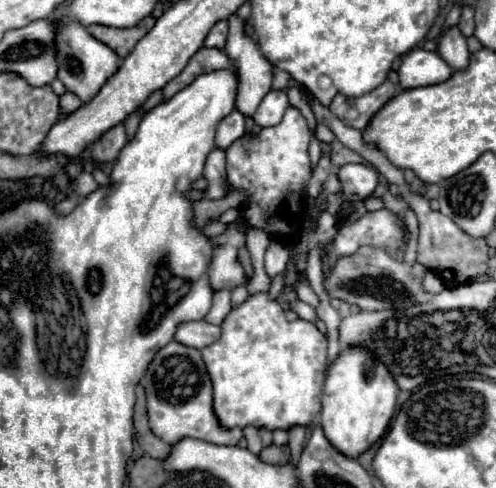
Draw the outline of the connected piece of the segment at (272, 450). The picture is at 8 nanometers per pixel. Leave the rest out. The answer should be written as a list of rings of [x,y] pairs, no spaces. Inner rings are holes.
[[[270,444],[260,452],[260,458],[268,464],[286,464],[290,460],[290,450],[288,450],[288,446]]]

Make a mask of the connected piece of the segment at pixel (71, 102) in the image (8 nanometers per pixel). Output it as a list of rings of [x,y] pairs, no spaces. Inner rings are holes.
[[[66,92],[64,96],[60,96],[60,110],[62,114],[70,114],[70,112],[76,112],[78,108],[82,106],[82,100],[78,100],[78,96],[74,96],[72,92]]]

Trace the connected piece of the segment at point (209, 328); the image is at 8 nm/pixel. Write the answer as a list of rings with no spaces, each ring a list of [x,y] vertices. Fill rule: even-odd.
[[[198,320],[198,322],[186,322],[180,324],[178,332],[176,332],[176,340],[184,346],[190,348],[206,348],[210,344],[214,344],[214,340],[218,340],[218,336],[222,334],[222,328],[216,324],[210,324],[206,320]]]

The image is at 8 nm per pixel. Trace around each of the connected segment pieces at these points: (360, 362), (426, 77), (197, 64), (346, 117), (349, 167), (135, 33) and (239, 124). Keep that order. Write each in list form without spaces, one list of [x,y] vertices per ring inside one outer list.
[[[362,348],[344,350],[342,356],[330,366],[324,382],[320,424],[326,438],[344,456],[358,458],[384,436],[394,414],[396,396],[398,386],[382,362]]]
[[[414,48],[412,52],[408,52],[398,68],[402,90],[440,84],[450,76],[452,68],[438,56],[438,52],[428,52],[424,48]]]
[[[200,48],[188,62],[188,66],[164,86],[164,98],[162,102],[170,100],[170,96],[174,96],[176,92],[180,92],[182,88],[186,88],[194,78],[198,78],[200,74],[206,72],[214,72],[214,70],[222,70],[222,68],[230,68],[230,58],[218,50],[218,48]]]
[[[384,80],[378,88],[360,98],[346,98],[338,94],[330,104],[330,112],[334,112],[334,116],[338,116],[346,126],[366,130],[374,114],[384,108],[386,102],[396,96],[396,92],[398,86],[390,80]]]
[[[346,164],[338,168],[338,178],[348,200],[364,200],[378,186],[378,172],[366,164]]]
[[[148,16],[134,28],[112,28],[112,26],[102,26],[102,24],[92,24],[88,26],[88,32],[100,42],[104,42],[106,46],[110,46],[120,58],[126,58],[134,50],[136,42],[154,26],[154,22],[156,20]]]
[[[234,110],[232,114],[228,114],[220,126],[218,126],[218,132],[216,132],[216,146],[226,150],[234,140],[242,138],[246,134],[246,124],[244,124],[244,116]]]

